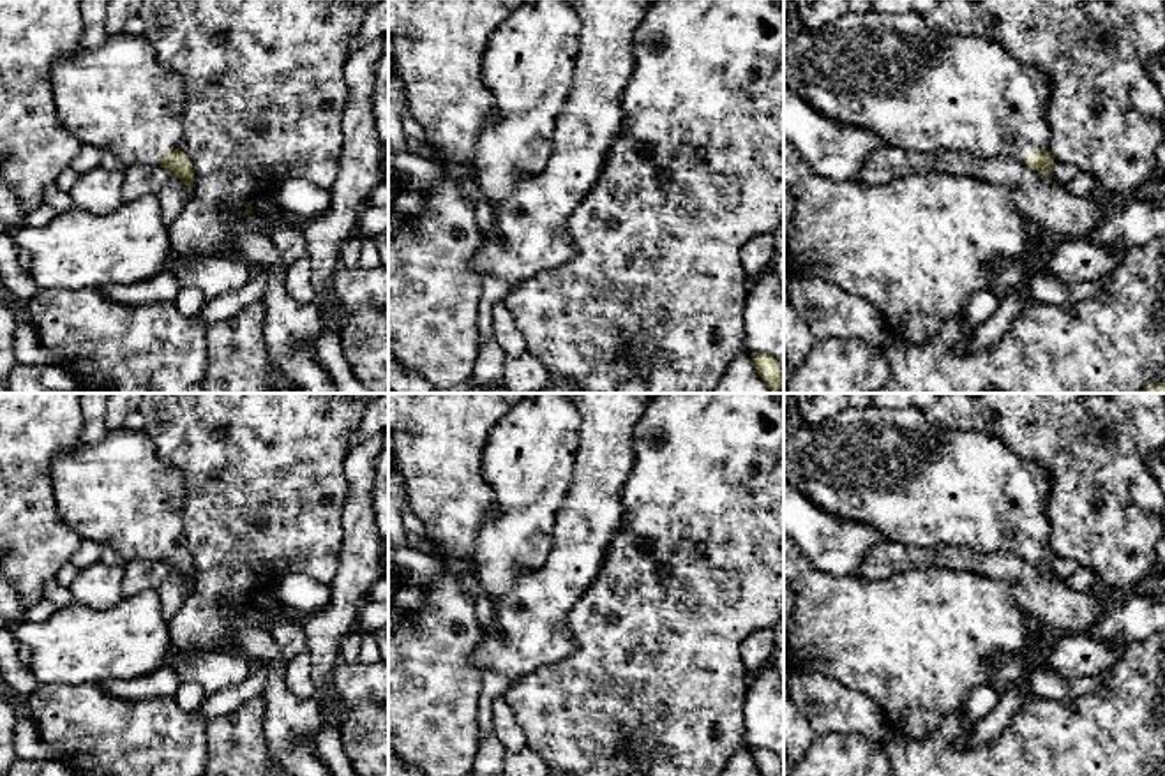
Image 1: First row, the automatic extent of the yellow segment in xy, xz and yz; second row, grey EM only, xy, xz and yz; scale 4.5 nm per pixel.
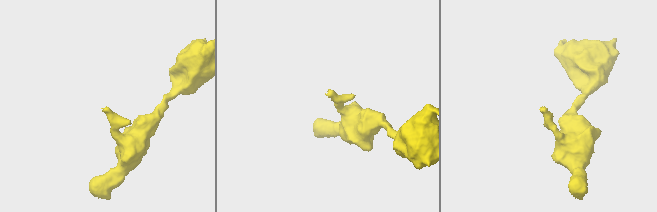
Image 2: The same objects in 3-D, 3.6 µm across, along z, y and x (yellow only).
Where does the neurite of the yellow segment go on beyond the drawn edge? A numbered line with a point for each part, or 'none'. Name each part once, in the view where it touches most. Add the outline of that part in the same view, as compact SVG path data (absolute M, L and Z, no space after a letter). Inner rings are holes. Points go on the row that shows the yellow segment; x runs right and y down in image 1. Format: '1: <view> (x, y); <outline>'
1: yz (920, 90); M846 12L821 30L791 35L784 44L784 81L793 93L828 120L872 131L888 146L900 150L1008 155L1022 162L1031 152L1050 150L1047 122L1050 78L1034 65L1020 62L992 39L941 34L916 12Z

